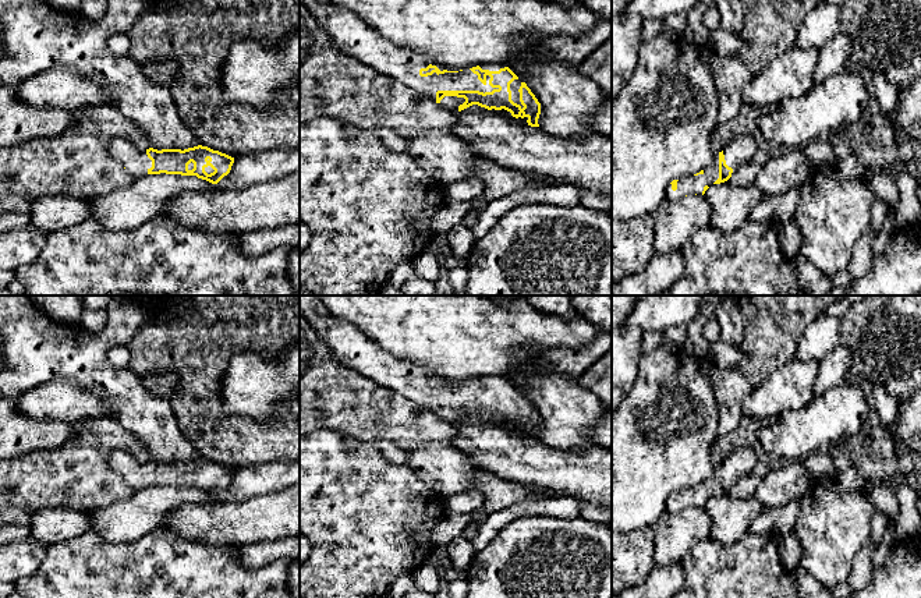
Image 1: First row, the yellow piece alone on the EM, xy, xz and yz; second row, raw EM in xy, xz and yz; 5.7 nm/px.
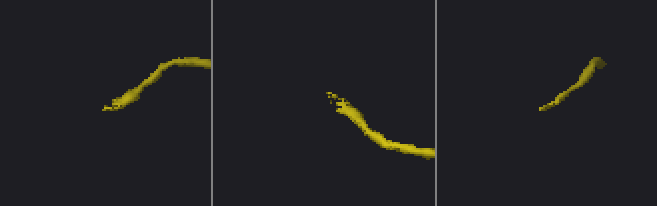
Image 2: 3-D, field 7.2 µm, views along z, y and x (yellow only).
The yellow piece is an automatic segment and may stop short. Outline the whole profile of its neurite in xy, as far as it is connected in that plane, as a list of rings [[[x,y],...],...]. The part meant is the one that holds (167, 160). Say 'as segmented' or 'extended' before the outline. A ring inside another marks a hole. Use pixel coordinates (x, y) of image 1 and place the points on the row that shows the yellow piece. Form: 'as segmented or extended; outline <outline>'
extended; outline [[[123,137],[111,138],[107,152],[134,178],[166,173],[196,176],[198,178],[217,184],[230,173],[234,163],[234,158],[202,145],[184,151],[157,151],[153,148],[142,151]]]

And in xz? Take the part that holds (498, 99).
extended; outline [[[301,0],[334,45],[373,68],[433,99],[454,117],[472,105],[507,110],[539,127],[541,103],[507,66],[483,64],[470,70],[440,71],[415,52],[394,45],[357,14],[330,0]]]

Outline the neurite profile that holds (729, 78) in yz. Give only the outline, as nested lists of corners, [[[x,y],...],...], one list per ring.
[[[715,53],[711,61],[711,72],[720,107],[718,123],[726,123],[740,113],[743,107],[743,88],[754,75],[737,54],[719,56]]]

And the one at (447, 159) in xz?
[[[431,130],[405,141],[405,152],[435,181],[446,187],[477,177],[474,164],[485,159],[477,155],[465,141],[446,130]]]

